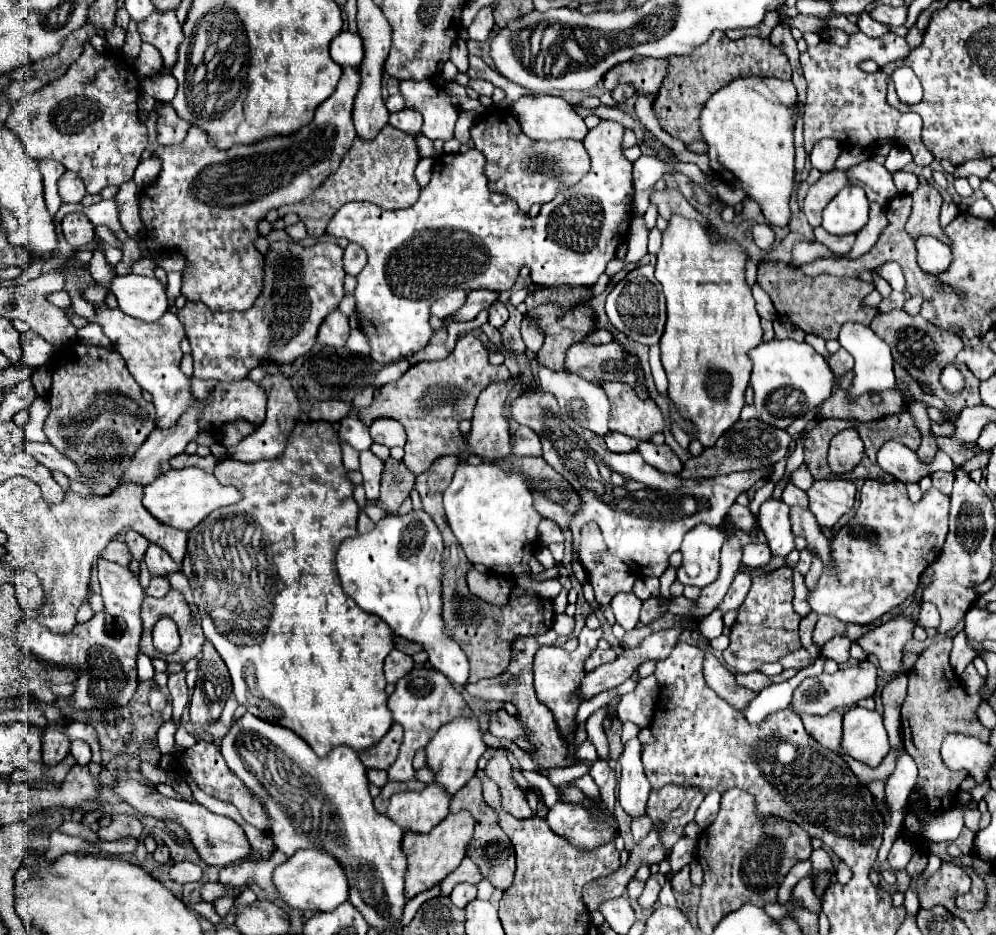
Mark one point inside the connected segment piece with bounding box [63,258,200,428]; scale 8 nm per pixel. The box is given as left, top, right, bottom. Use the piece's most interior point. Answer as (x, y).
(151, 351)

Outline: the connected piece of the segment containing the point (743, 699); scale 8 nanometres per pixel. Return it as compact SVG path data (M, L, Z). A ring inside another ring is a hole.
M713 652L705 654L705 680L717 692L719 698L729 702L739 712L743 712L749 702L757 696L753 690L741 688L735 682L735 676L713 656Z

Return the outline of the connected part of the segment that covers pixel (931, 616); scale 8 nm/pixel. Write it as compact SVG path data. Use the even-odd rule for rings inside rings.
M923 602L917 624L923 626L923 628L929 628L929 626L931 626L931 628L937 628L937 626L939 626L939 612L937 612L937 608L933 608L933 604Z

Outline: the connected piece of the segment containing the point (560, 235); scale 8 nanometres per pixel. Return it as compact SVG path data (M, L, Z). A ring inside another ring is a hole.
M589 130L583 144L591 156L591 170L579 184L559 192L551 202L543 204L539 216L531 218L503 194L489 192L483 174L485 158L481 152L467 150L459 154L443 154L435 158L433 176L427 188L421 190L415 206L405 210L383 210L369 202L349 202L329 222L327 234L347 238L367 250L367 266L357 276L355 300L359 326L371 344L371 358L379 364L393 364L403 356L423 350L435 330L429 326L431 304L445 292L463 288L465 292L487 288L495 292L509 290L523 266L529 266L531 280L543 286L593 286L605 272L609 260L615 258L619 244L625 240L631 224L631 162L625 156L599 156L599 138Z

